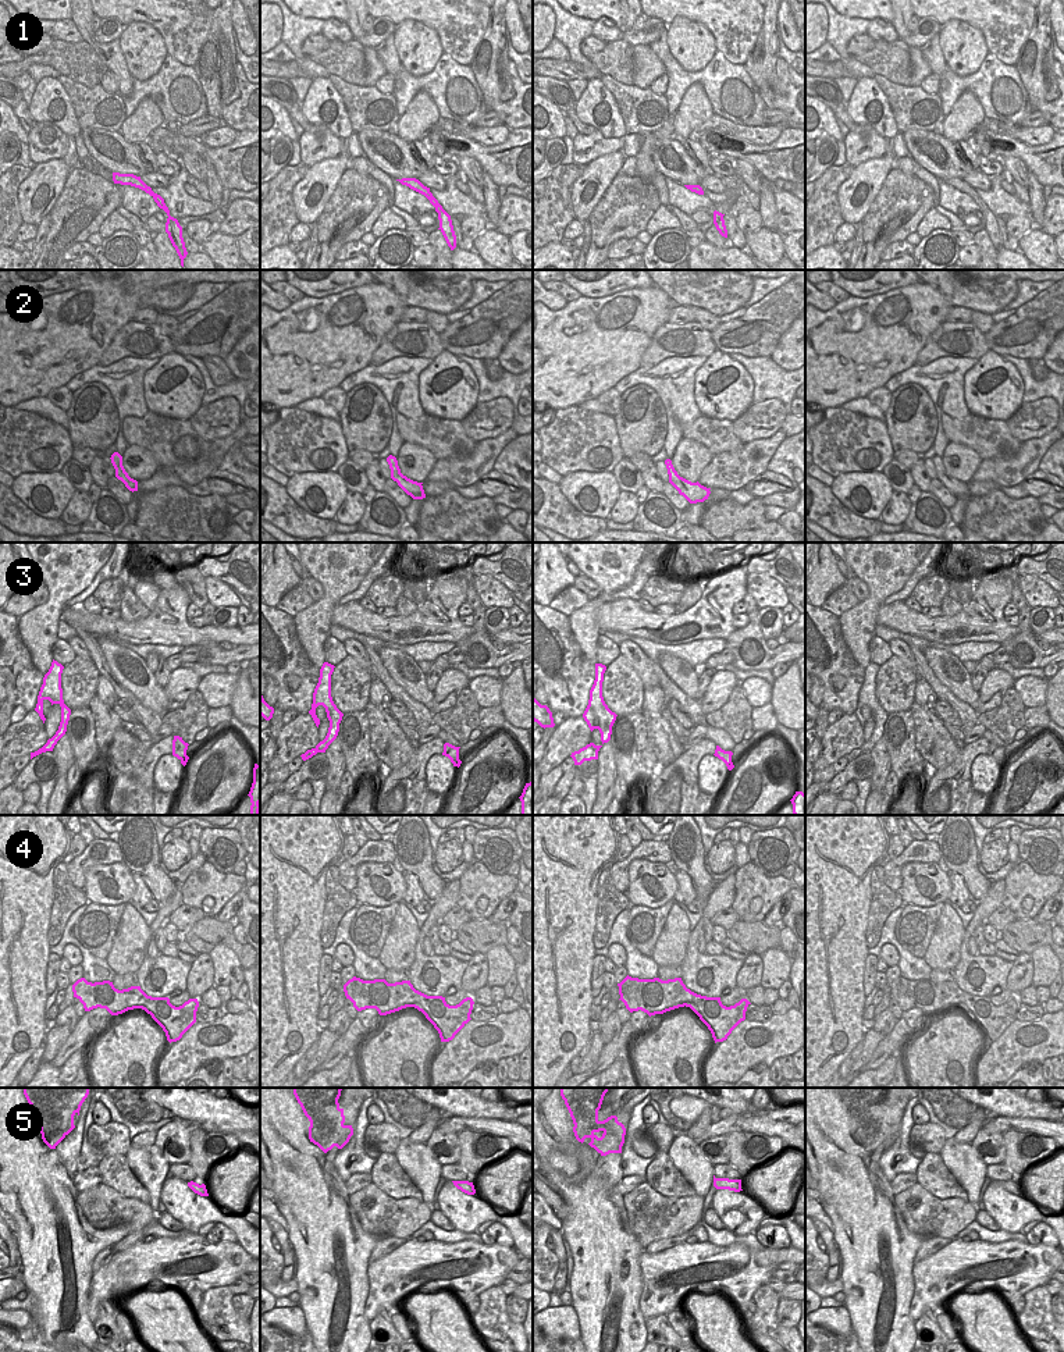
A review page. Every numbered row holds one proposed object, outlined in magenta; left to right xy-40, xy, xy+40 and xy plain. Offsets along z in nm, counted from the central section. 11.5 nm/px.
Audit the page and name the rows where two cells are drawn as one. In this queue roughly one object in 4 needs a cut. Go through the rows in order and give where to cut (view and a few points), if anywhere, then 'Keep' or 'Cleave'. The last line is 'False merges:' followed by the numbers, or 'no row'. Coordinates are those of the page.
1: No split. Keep
2: No split. Keep
3: Split along xy (315, 749), (319, 751). Cleave
4: No split. Keep
5: No split. Keep
False merges: 3

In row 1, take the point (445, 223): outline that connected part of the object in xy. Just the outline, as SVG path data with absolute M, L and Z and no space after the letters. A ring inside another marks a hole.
M402 178L402 179L396 179L396 181L399 181L402 185L406 185L410 189L424 195L430 200L430 203L435 207L435 211L438 213L438 220L440 220L438 230L442 232L451 250L453 250L456 248L456 235L453 231L451 216L442 209L442 206L438 203L438 200L433 196L433 193L430 192L430 188L424 186L416 178Z

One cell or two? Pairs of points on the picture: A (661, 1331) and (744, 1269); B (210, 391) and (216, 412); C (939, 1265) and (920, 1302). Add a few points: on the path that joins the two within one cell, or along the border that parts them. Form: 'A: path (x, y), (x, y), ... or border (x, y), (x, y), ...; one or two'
A: border (665, 1313), (647, 1319); two
B: border (202, 405), (232, 397), (238, 402), (241, 419); two
C: path (939, 1274), (927, 1288), (927, 1292); one

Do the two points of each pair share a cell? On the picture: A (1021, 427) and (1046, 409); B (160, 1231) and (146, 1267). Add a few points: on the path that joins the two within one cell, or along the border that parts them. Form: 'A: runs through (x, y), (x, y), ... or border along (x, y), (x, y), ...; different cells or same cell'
A: runs through (1027, 423), (1041, 415); same cell
B: border along (187, 1231), (177, 1237), (156, 1238); different cells

